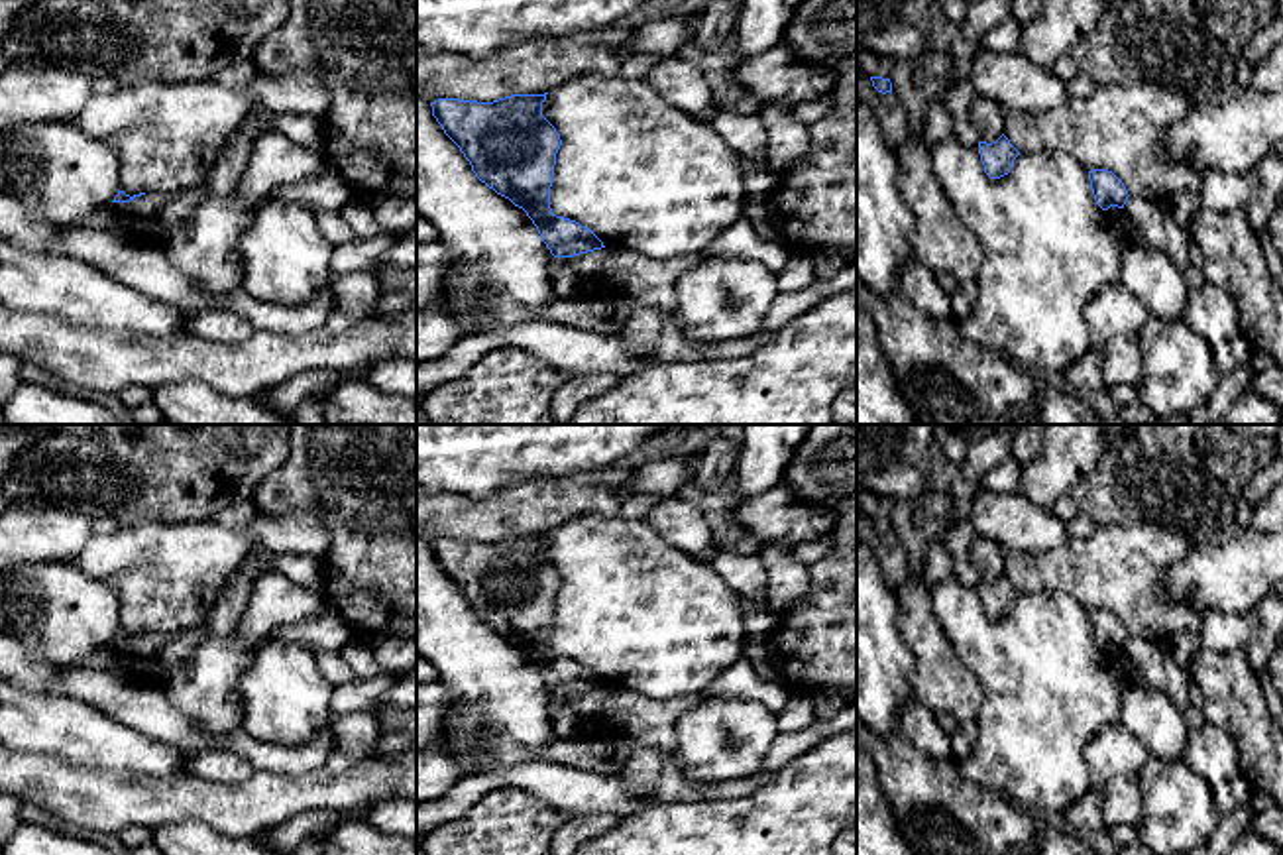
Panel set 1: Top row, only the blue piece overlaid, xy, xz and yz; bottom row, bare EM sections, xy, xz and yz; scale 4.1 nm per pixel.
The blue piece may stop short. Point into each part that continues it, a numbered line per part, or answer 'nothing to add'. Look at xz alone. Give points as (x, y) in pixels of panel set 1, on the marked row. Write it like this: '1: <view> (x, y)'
nothing to add

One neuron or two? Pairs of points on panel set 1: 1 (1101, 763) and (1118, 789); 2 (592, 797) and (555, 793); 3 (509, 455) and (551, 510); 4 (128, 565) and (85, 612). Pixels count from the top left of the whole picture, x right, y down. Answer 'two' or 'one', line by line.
1: two
2: one
3: two
4: two

